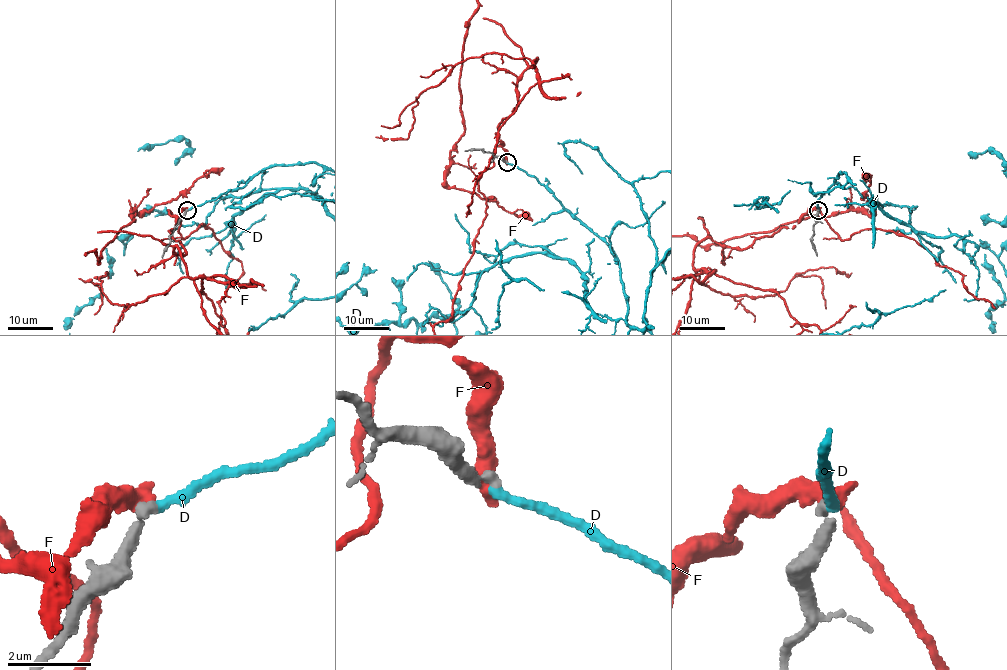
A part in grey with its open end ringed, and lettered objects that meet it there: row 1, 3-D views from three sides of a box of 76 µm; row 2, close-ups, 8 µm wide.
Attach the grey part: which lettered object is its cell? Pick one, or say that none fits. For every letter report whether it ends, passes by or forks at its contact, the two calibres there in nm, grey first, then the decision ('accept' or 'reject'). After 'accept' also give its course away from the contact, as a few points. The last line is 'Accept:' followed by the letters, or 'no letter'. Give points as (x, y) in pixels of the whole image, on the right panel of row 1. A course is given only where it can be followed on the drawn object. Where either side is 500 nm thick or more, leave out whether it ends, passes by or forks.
D: it ends; calibres 260 and 240 nm; accept
F: calibres 280 and 500 nm; reject
Accept: D

